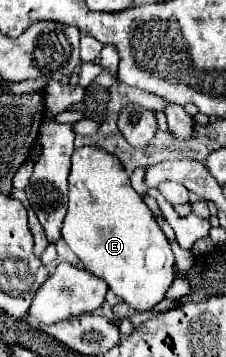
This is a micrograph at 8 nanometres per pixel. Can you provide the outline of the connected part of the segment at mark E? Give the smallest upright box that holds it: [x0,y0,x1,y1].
[62,146,174,310]

